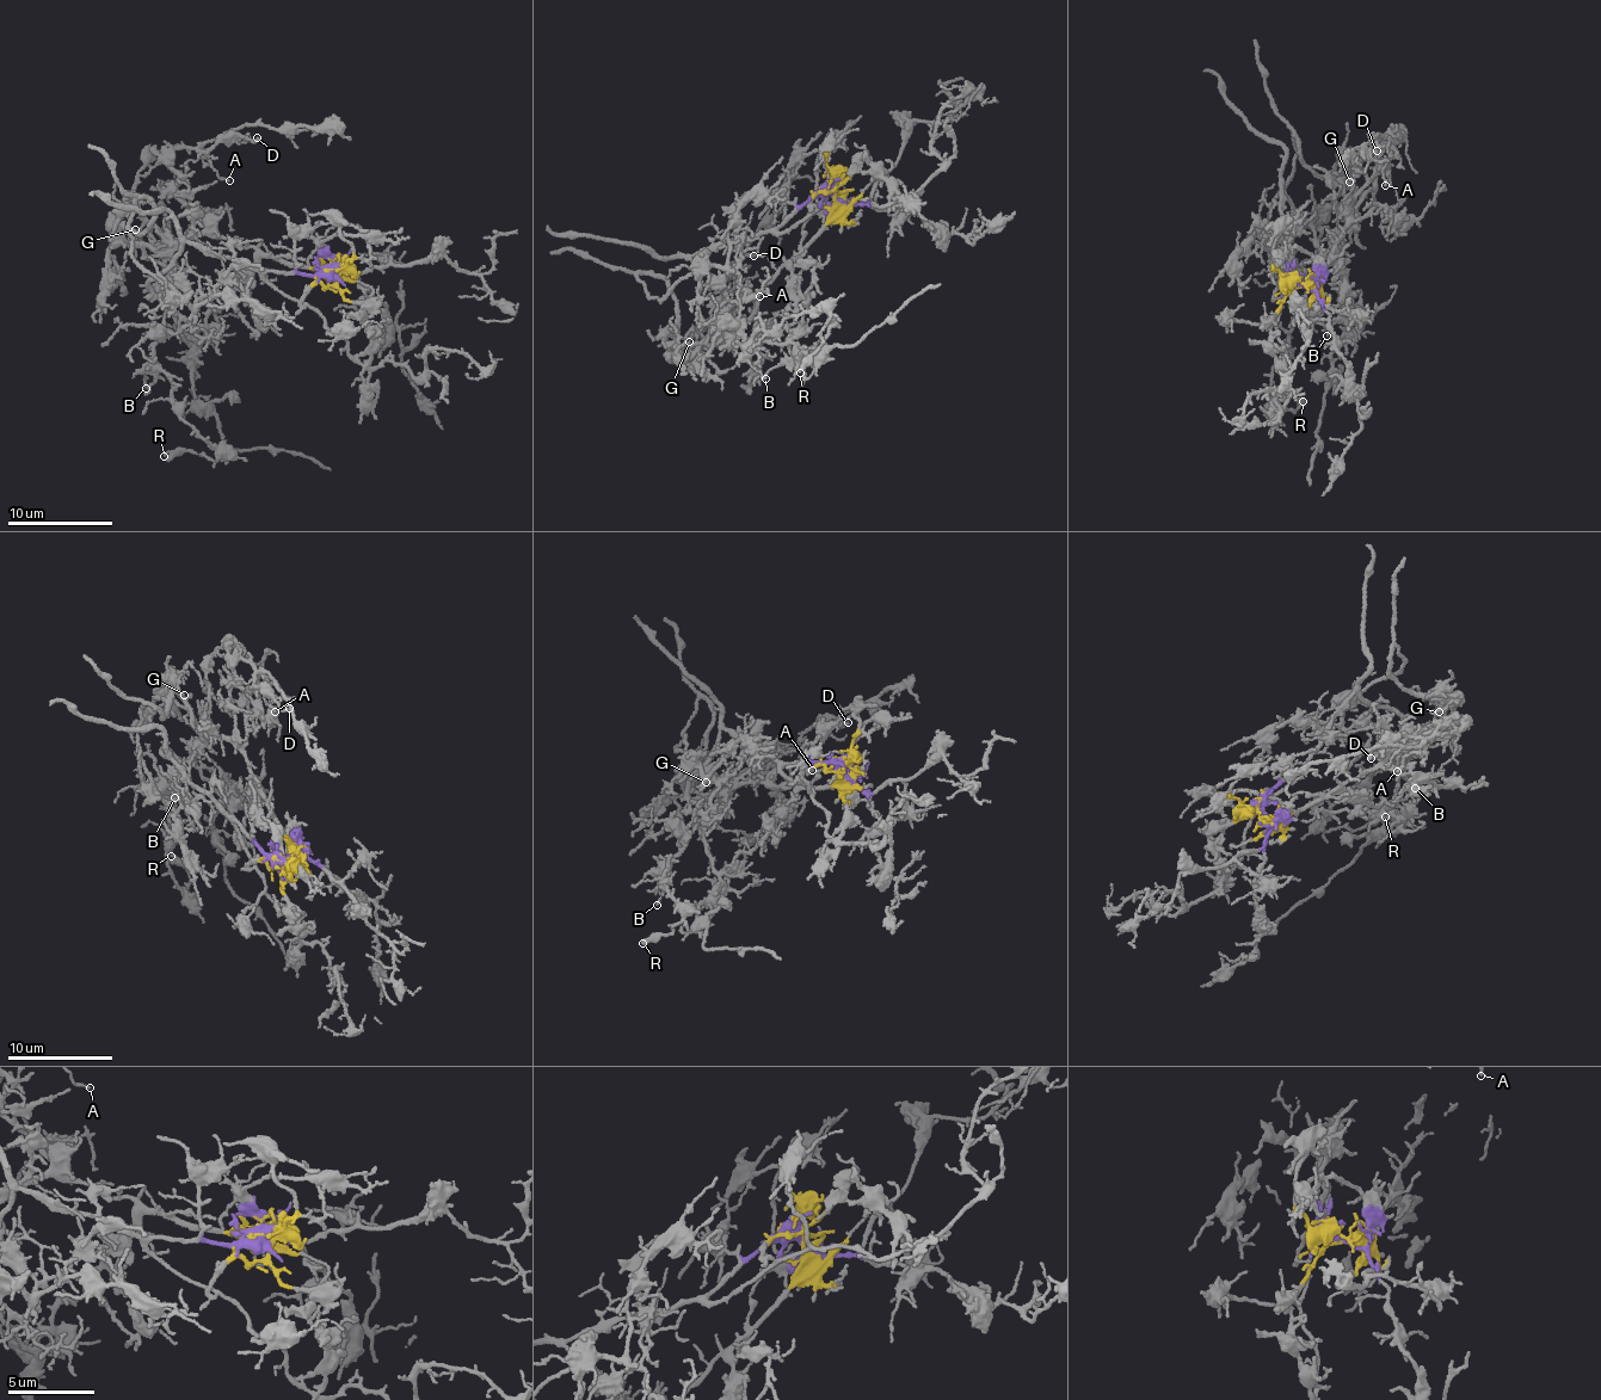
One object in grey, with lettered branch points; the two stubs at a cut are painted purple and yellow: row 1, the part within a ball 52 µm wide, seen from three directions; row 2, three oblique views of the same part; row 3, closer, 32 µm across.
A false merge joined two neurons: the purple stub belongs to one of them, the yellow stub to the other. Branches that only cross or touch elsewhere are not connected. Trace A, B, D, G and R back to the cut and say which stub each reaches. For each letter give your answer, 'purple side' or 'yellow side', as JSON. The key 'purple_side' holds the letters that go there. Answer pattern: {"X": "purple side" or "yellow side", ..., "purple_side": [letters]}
{"A": "yellow side", "B": "purple side", "D": "yellow side", "G": "yellow side", "R": "purple side", "purple_side": ["B", "R"]}

